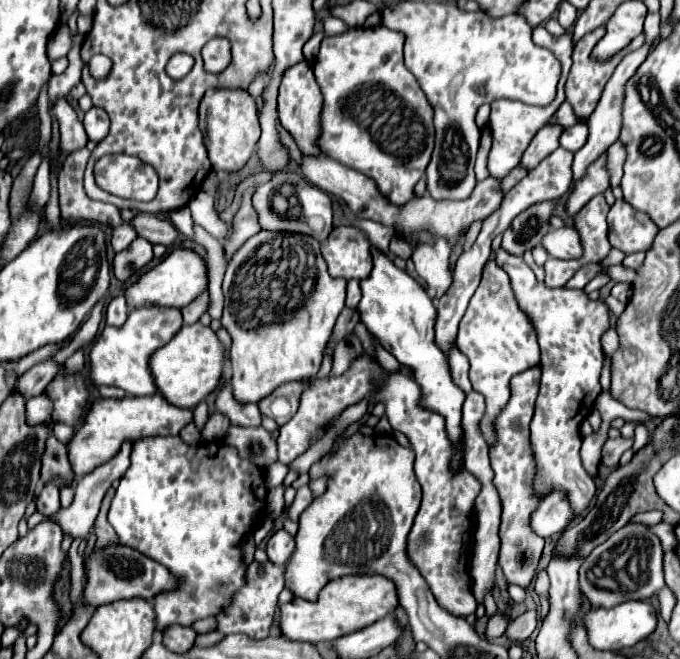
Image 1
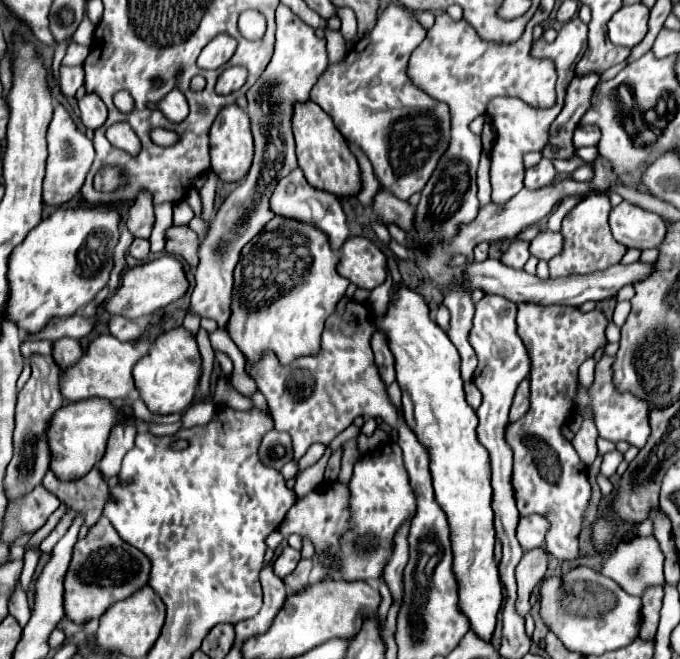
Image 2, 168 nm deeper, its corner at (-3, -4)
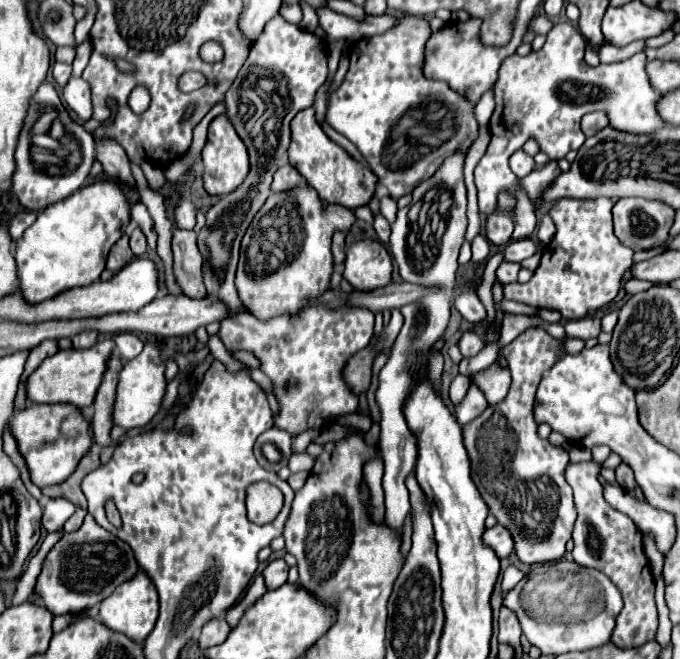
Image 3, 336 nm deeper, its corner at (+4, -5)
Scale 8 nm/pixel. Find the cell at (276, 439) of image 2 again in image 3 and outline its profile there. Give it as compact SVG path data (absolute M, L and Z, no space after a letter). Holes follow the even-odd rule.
M270 427L268 431L264 431L264 433L256 439L256 443L254 443L254 457L258 459L258 463L260 463L262 469L266 469L266 471L280 471L284 465L288 465L288 459L290 459L290 455L292 455L292 449L290 449L290 447L292 447L292 437L290 437L288 433L284 433L284 429ZM266 443L272 443L272 445L278 449L280 459L278 459L276 463L270 463L270 461L264 457L262 445L266 445Z

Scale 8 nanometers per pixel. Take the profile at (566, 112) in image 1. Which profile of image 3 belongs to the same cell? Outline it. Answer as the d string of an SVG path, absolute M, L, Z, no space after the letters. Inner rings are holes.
M634 41L626 47L616 47L616 45L610 45L610 43L604 43L598 51L600 55L600 63L612 63L612 61L622 61L626 57L632 57L634 53L642 51L644 49L644 41Z

